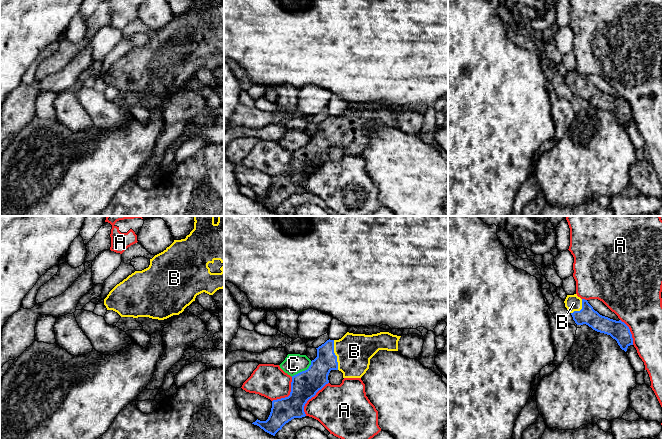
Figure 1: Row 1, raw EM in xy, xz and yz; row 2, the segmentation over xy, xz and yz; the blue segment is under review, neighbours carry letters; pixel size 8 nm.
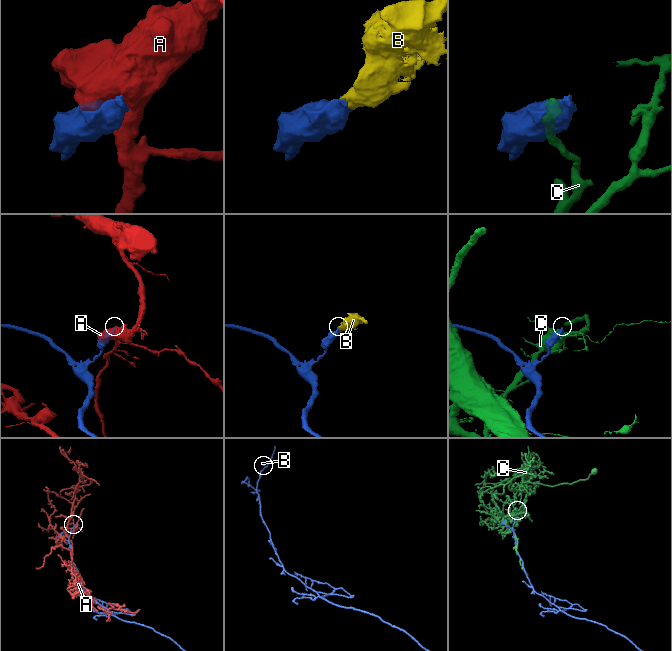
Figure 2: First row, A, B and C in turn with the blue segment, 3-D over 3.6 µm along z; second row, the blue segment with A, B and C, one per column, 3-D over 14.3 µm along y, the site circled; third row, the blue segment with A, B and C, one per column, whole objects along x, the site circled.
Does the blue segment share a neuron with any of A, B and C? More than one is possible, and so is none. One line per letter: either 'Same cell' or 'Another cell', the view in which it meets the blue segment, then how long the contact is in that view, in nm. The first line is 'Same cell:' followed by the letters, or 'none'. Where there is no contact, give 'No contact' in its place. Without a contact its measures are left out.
Same cell: B
A: Another cell. Touches blue in xz. Shared border 320 nm
B: Same cell. Touches blue in xz. Shared border 240 nm
C: Another cell. Touches blue in xz. Shared border 200 nm

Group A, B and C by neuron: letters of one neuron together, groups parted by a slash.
A / B / C

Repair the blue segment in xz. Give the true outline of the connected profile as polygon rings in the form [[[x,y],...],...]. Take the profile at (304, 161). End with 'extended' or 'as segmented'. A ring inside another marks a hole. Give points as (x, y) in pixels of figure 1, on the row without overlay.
[[[347,108],[339,116],[327,116],[317,125],[317,133],[305,147],[292,152],[291,168],[288,173],[273,176],[270,191],[266,197],[256,196],[252,200],[259,202],[265,208],[275,212],[282,203],[294,194],[305,193],[304,182],[309,175],[329,159],[328,151],[331,146],[339,146],[343,154],[361,154],[369,145],[370,135],[379,127],[398,127],[398,117],[401,112],[389,108],[372,111],[353,110]]]; extended

